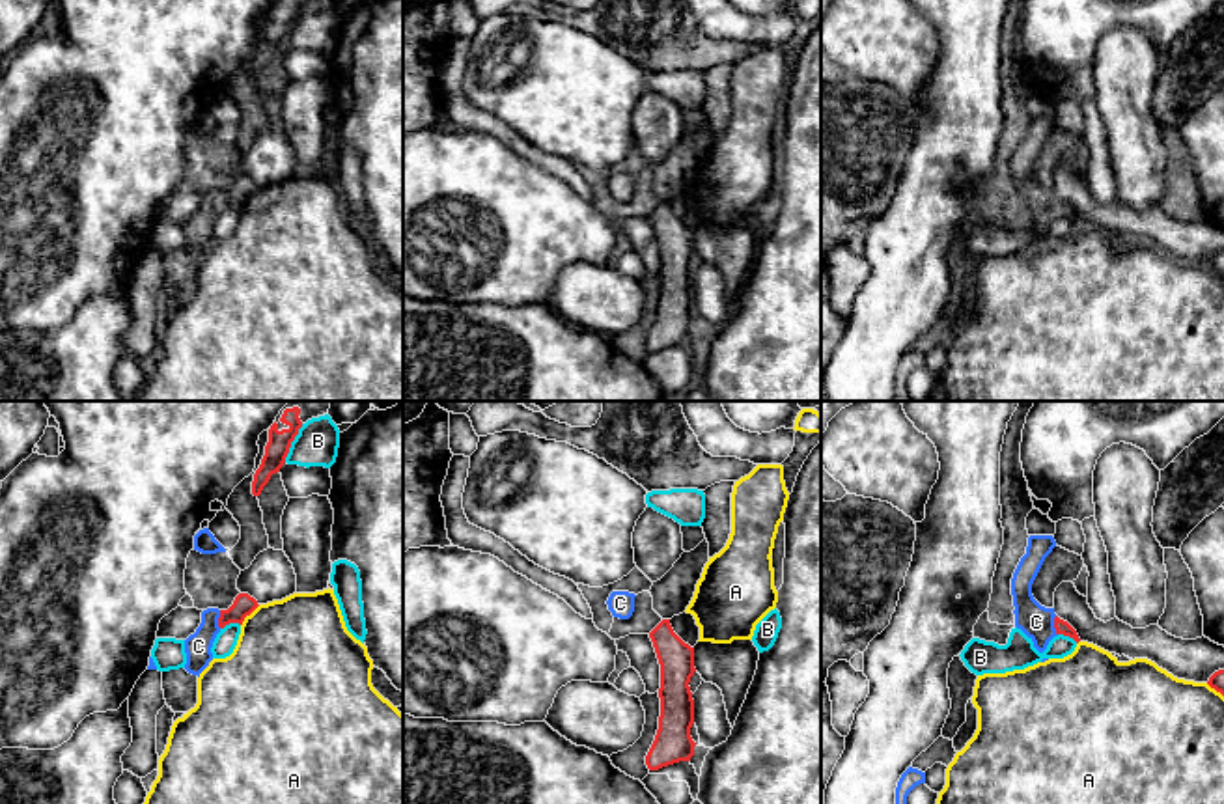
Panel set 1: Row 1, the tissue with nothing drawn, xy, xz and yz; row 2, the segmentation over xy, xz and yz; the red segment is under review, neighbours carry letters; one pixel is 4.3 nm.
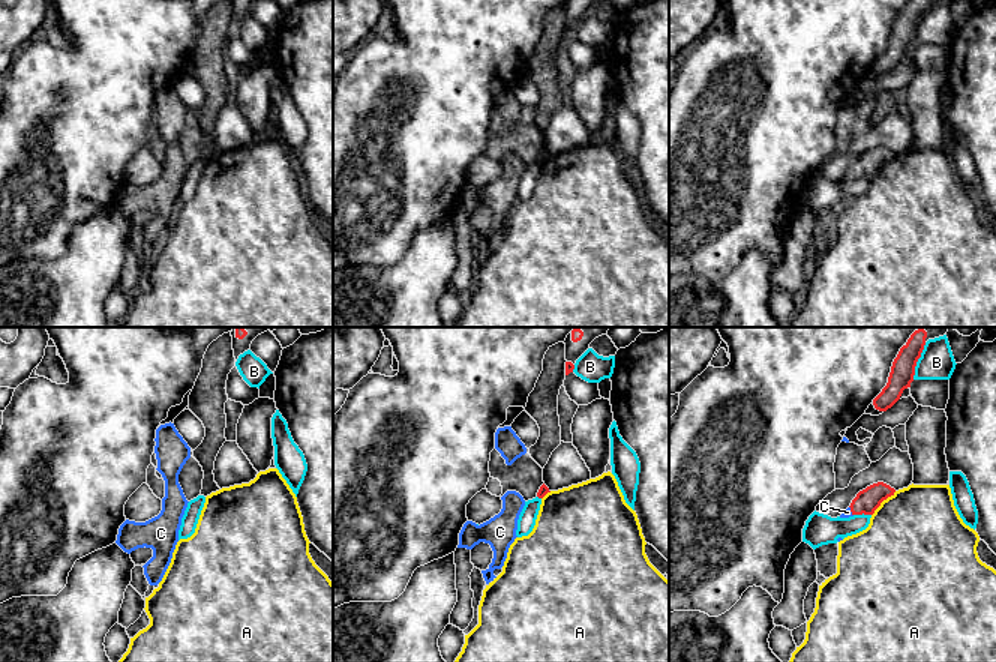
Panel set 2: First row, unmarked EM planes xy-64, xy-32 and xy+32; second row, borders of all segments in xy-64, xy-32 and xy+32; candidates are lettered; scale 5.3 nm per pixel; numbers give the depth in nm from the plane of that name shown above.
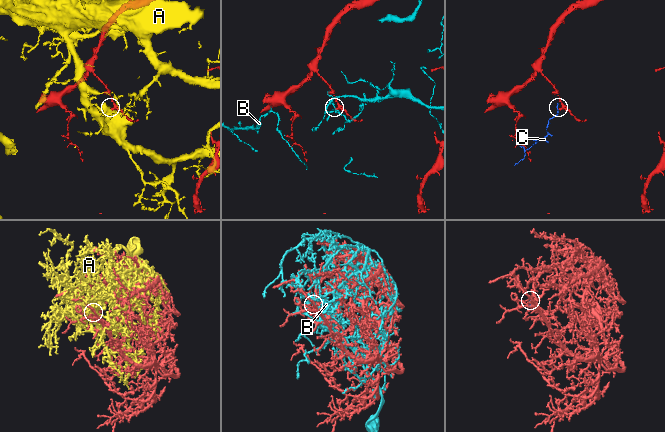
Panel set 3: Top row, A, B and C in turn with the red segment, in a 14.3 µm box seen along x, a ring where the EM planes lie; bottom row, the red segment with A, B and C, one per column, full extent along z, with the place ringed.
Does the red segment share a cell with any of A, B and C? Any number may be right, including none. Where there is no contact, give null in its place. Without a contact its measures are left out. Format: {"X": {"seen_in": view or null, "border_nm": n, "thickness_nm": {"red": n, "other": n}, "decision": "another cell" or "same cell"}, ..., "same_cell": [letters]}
{"A": {"seen_in": "xy", "border_nm": 130, "thickness_nm": {"red": 90, "other": 480}, "decision": "another cell"}, "B": {"seen_in": "xy", "border_nm": 190, "thickness_nm": {"red": 100, "other": 190}, "decision": "another cell"}, "C": {"seen_in": "yz", "border_nm": 90, "thickness_nm": {"red": 60, "other": 150}, "decision": "same cell"}, "same_cell": ["C"]}

